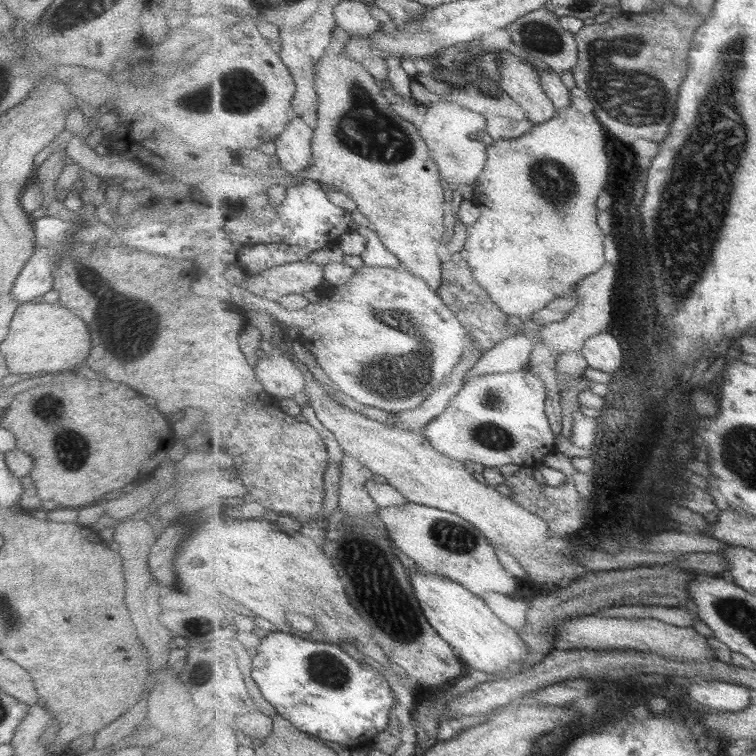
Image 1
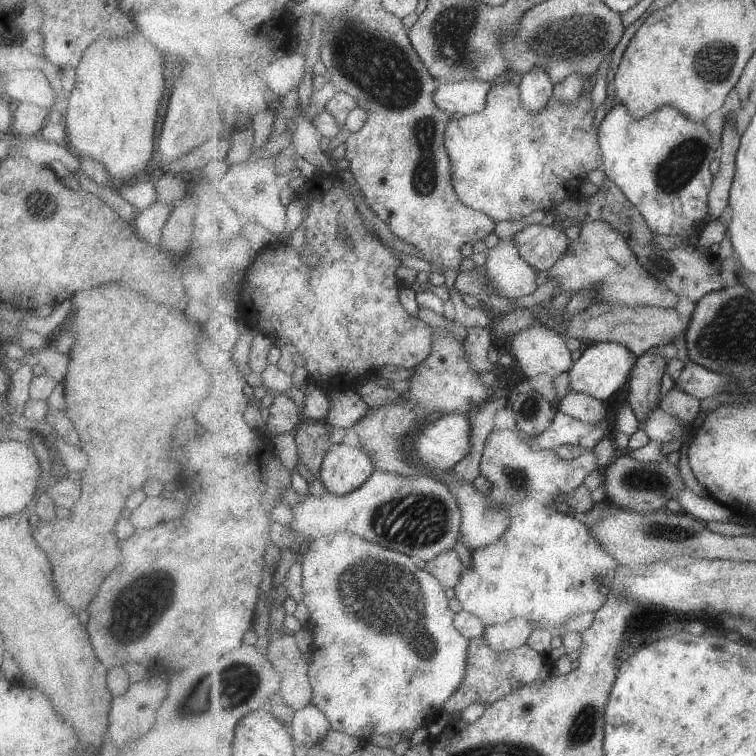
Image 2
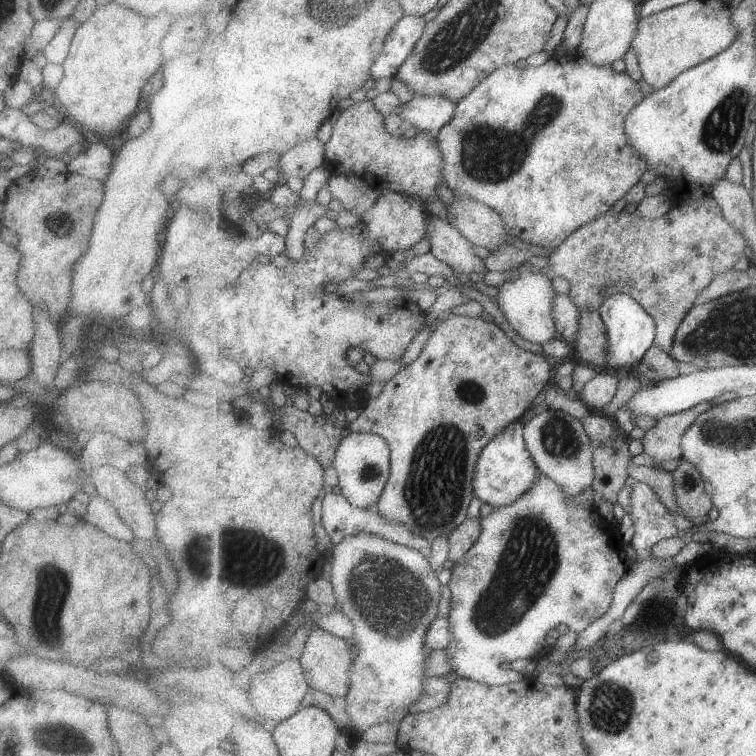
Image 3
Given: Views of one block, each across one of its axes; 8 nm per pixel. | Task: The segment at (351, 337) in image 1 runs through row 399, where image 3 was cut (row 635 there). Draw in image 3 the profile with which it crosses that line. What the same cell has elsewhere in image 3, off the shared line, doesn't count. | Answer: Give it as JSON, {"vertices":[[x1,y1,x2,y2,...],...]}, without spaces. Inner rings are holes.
{"vertices":[[368,533,355,534,355,536,347,538,345,541,342,541,337,547,335,547,335,550,331,550,327,556,328,559,331,561,332,570,330,573,330,582,332,583,338,601,338,609,341,611,344,617,346,617,351,621,354,628,353,634,355,634,355,640,357,640,354,646,359,646,359,652,357,652,357,648,355,648,356,649,355,656,357,656,354,658,355,664,350,666,351,690,348,690,347,695,344,697,344,700,346,702,345,713,350,720,350,726,347,723,345,728,357,733,357,732,361,732,362,730,369,729,370,727,375,727,384,723,399,723,403,721,405,718,407,718,408,714,411,713,411,710,419,703,419,700,422,698,422,695,426,692,426,681,428,680,428,678,427,678,427,674,425,674,425,664,427,664,427,658,429,658,429,648,427,648,426,637,427,634,429,633,429,630,431,629,431,626,433,625,433,622,435,620,438,620,438,618,440,617,439,602,441,602,441,582,439,582,439,578,437,578,438,573,433,569,433,566,431,566,431,562,427,560,426,556,423,555,422,553,419,553,419,550,411,549,410,547,398,543,393,543,387,541,385,538,377,537,376,535,368,534]]}

